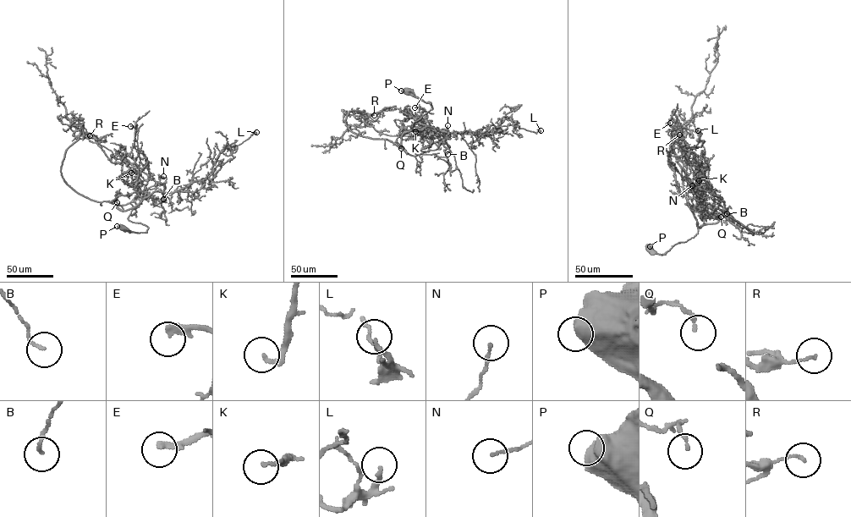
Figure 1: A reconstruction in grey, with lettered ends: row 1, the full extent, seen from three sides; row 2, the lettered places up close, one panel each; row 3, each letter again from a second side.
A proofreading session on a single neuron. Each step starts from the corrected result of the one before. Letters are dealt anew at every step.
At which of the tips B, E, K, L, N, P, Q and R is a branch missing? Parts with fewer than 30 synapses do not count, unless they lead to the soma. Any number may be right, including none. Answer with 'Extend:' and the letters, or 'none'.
Extend: E, K

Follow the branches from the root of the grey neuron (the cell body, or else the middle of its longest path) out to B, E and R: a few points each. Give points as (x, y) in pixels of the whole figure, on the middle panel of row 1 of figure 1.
B: (407, 90), (429, 102), (432, 107), (414, 123), (412, 129), (431, 126), (441, 130), (449, 150), (447, 154)
E: (407, 90), (430, 104), (432, 108), (412, 126), (422, 129), (425, 125), (419, 122), (421, 114), (414, 107)
R: (407, 90), (430, 104), (432, 108), (412, 126), (424, 129), (395, 107), (369, 115), (374, 115)

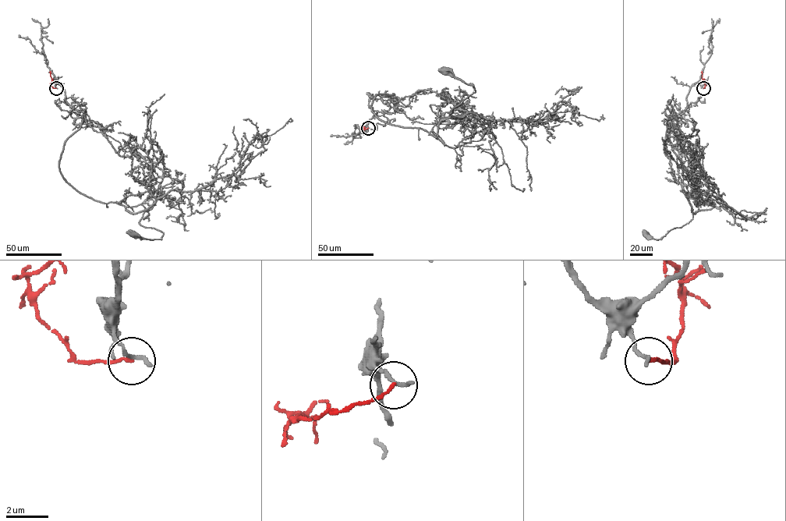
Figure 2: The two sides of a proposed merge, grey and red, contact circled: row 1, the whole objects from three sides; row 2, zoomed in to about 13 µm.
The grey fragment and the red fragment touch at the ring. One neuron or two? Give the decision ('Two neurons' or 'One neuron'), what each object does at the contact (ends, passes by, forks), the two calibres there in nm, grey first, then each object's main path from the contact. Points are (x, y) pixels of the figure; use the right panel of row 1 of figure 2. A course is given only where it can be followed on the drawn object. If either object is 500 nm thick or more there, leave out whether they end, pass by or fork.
Two neurons. At the ring grey ends. At the ring red ends. Thickness 220 nm (grey) against 150 nm. Course of grey: (703, 88), (691, 86), (687, 108), (666, 137), (665, 154), (692, 218), (660, 239), (644, 234). Course of red: (703, 88), (705, 84), (702, 71)

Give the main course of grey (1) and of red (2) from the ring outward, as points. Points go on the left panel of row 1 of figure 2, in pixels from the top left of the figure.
1: (56, 88), (57, 82), (68, 104), (132, 159), (131, 174), (155, 198), (139, 222), (161, 238), (132, 234)
2: (56, 88), (51, 86), (50, 71)

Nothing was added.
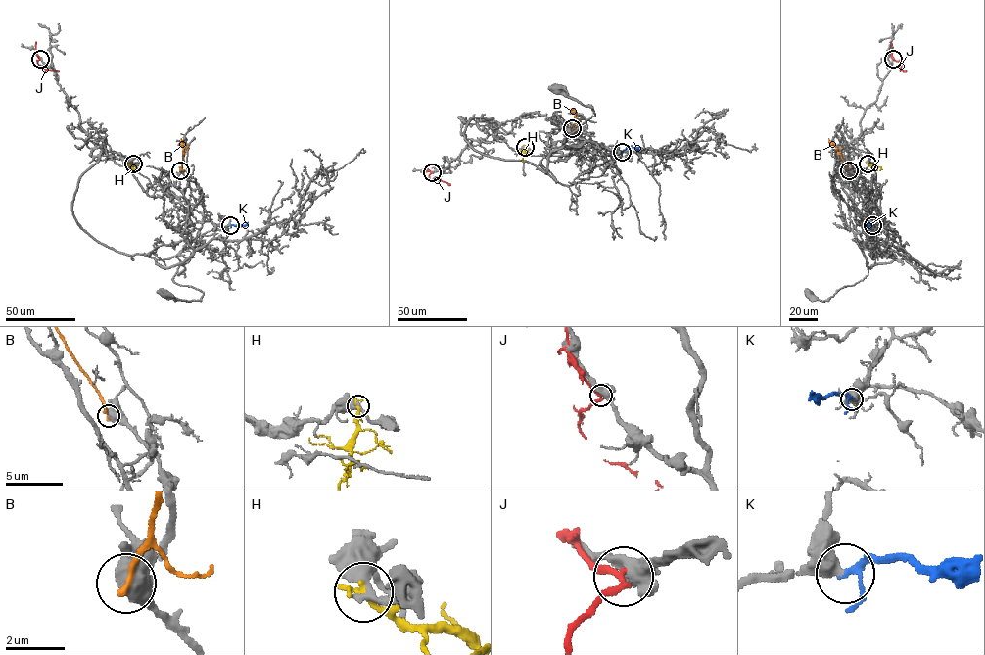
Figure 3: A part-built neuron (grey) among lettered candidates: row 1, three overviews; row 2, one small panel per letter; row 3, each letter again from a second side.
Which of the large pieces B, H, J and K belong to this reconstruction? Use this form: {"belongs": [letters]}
{"belongs": ["K"]}

